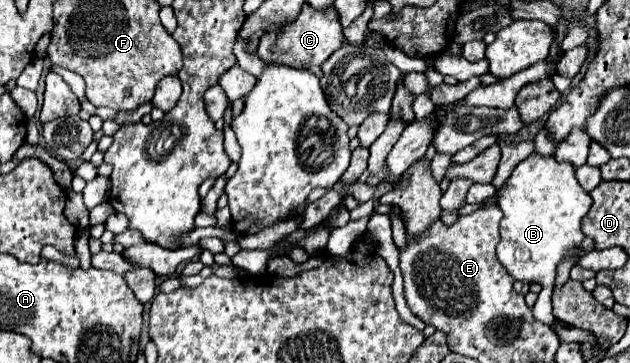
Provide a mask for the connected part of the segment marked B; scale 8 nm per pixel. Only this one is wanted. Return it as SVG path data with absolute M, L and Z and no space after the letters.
M535 153L513 169L511 177L505 181L499 193L503 219L497 257L511 277L525 283L541 283L543 289L532 313L535 320L551 326L555 321L551 295L557 267L561 261L575 259L579 255L581 243L585 239L581 233L581 221L589 213L593 199L577 183L573 165L559 163L555 157L541 157Z

